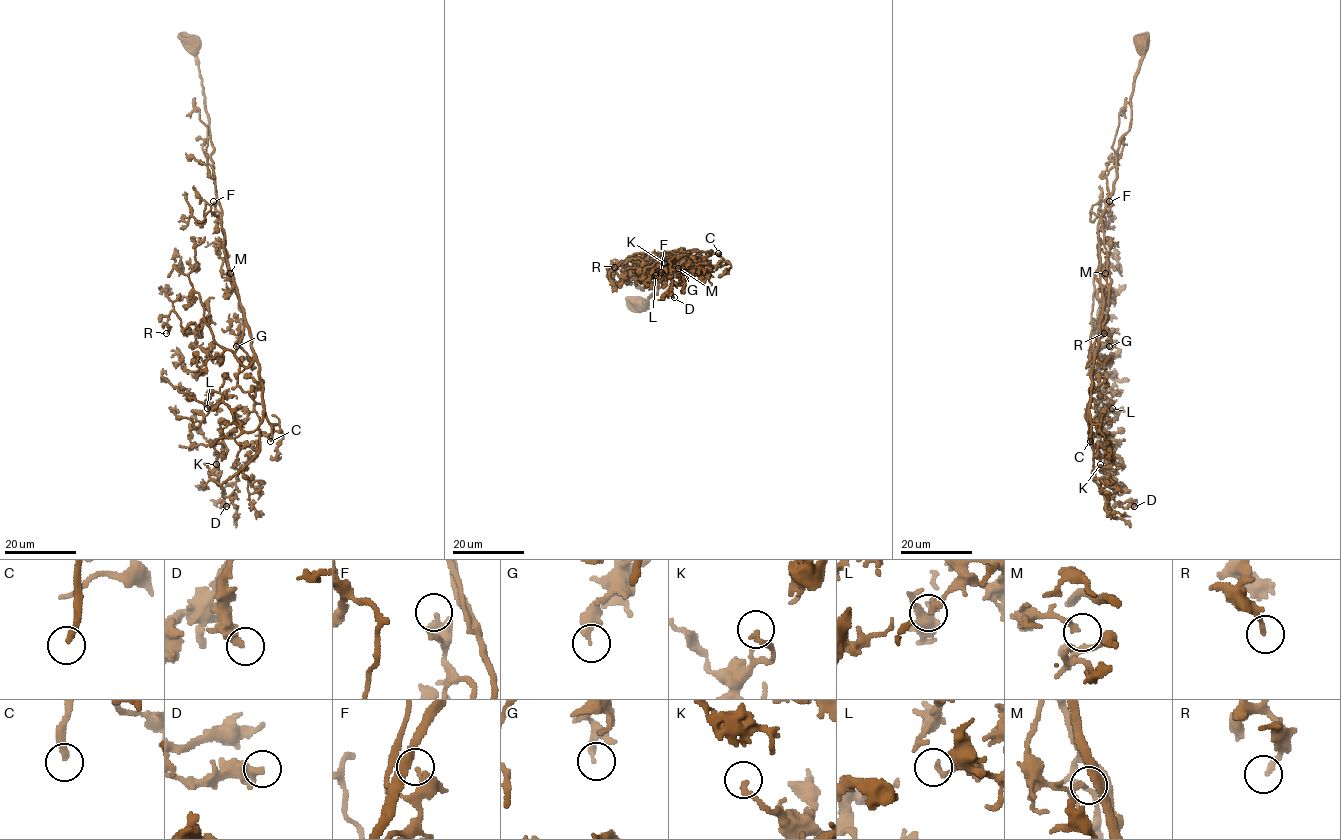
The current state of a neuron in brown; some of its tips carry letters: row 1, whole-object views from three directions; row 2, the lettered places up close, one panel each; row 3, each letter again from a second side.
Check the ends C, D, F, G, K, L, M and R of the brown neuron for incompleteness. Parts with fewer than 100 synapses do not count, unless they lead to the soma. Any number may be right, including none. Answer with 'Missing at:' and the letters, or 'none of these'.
Missing at: C

